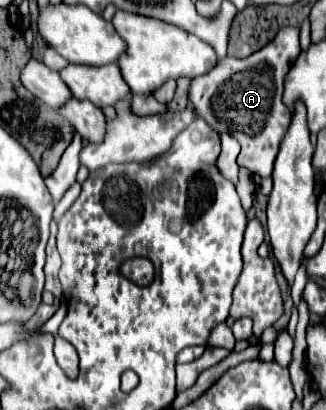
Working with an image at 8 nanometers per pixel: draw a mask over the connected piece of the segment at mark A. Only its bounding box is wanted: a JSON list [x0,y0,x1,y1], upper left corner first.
[189,25,301,177]

